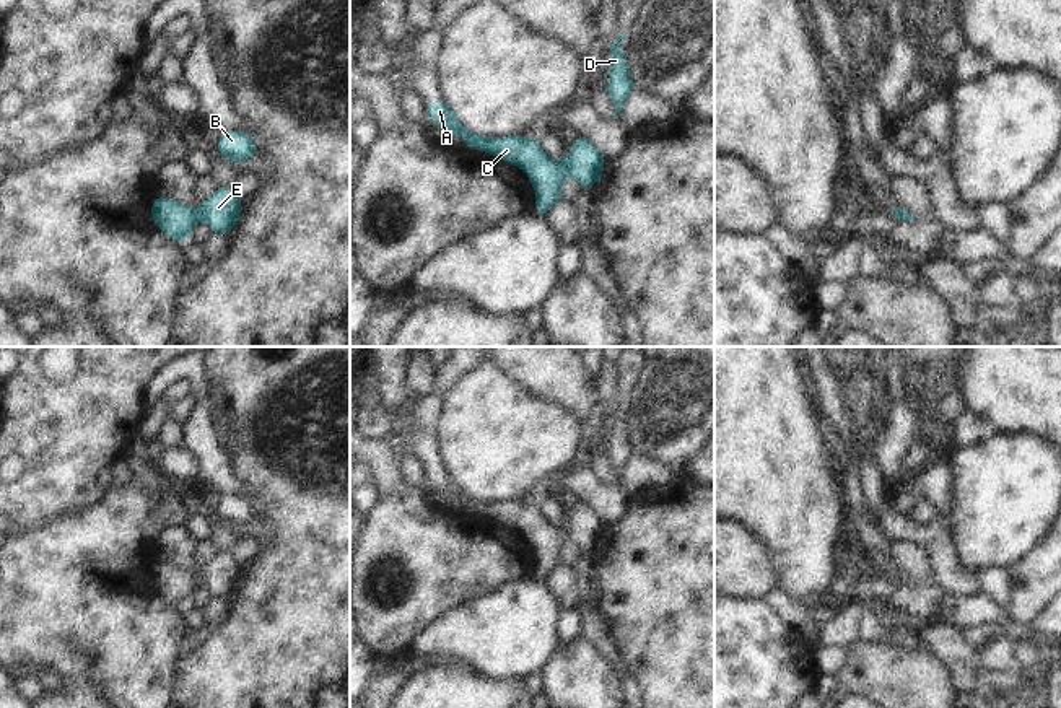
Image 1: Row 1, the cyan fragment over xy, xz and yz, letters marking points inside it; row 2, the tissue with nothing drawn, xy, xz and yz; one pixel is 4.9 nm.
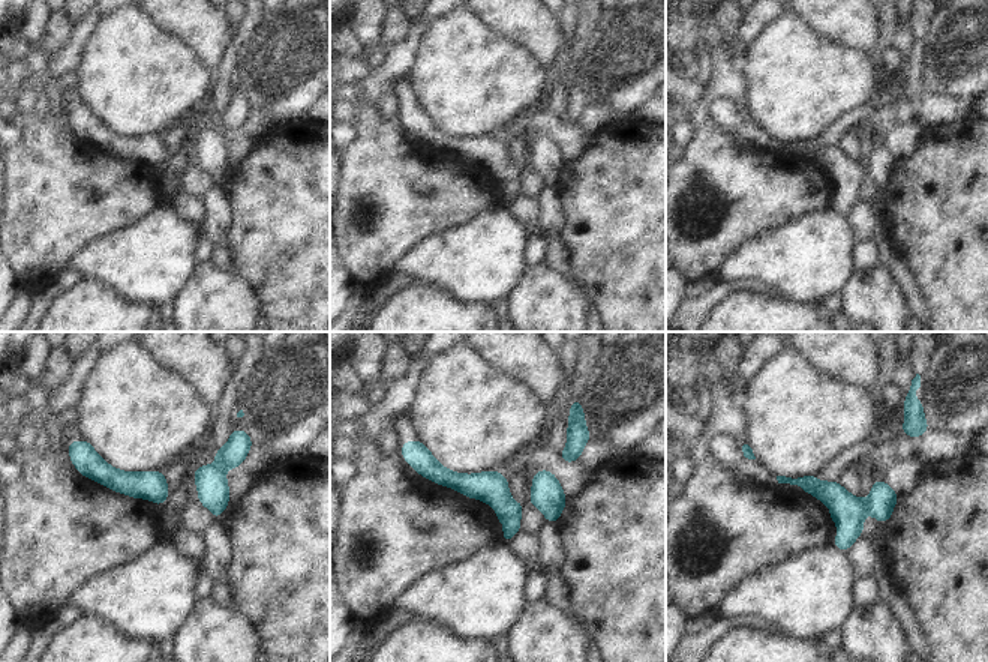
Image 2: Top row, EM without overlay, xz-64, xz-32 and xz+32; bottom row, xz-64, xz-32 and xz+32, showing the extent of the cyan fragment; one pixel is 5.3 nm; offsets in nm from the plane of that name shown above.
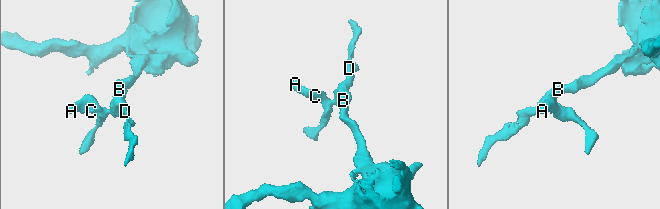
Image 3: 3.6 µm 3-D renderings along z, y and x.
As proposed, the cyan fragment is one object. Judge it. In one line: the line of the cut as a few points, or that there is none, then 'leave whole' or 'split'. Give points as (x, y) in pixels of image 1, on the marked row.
cut in xz along (563, 163), (568, 173); split

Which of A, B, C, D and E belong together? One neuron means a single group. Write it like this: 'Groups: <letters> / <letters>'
Groups: A C / B D E

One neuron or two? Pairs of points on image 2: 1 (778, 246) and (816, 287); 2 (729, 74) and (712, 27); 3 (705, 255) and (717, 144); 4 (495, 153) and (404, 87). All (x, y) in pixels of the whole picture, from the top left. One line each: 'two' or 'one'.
1: one
2: one
3: one
4: one

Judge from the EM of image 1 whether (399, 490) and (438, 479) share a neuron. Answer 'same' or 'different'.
different

